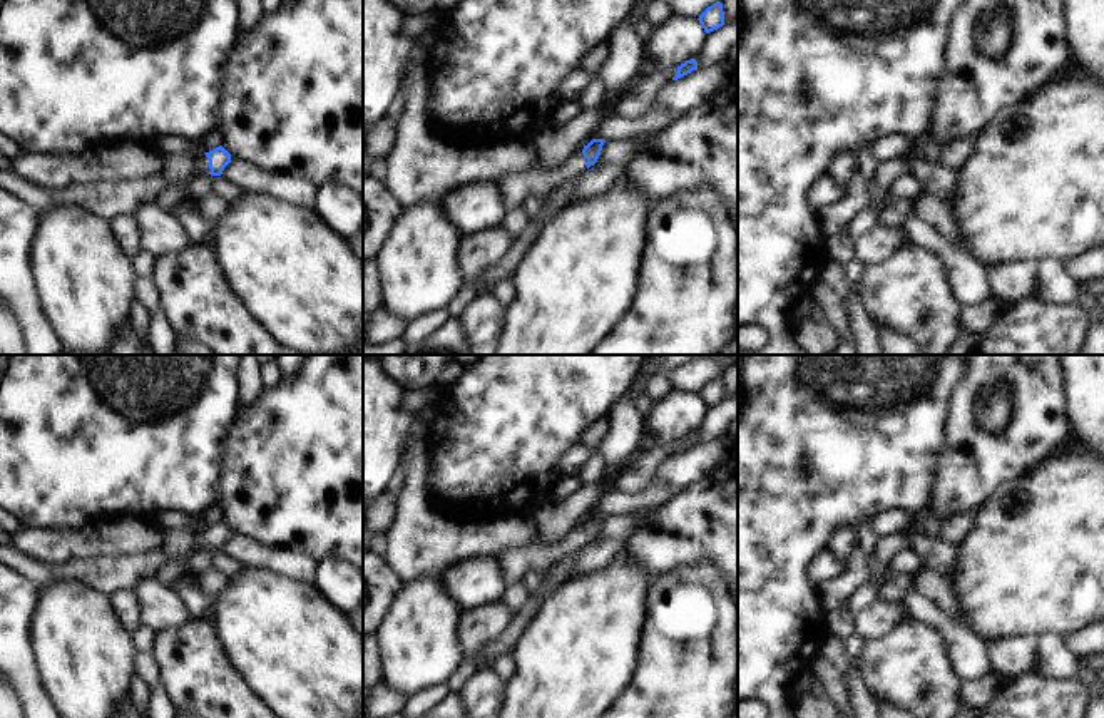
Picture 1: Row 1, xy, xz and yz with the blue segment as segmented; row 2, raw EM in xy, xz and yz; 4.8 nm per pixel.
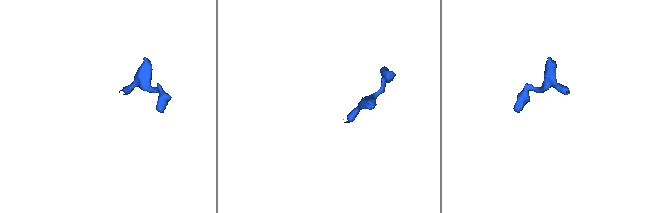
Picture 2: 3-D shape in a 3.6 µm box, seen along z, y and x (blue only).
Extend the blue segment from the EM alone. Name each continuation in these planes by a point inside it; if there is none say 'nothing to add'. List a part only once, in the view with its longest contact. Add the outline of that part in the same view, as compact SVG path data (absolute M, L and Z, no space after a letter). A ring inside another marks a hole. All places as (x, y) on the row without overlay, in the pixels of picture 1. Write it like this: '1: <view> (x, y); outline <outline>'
1: xy (201, 536); outline M201 527L201 529L196 531L196 546L194 546L194 549L189 554L186 554L184 557L192 556L199 549L209 549L209 547L211 547L211 544L209 544L209 536L206 532L206 527Z

